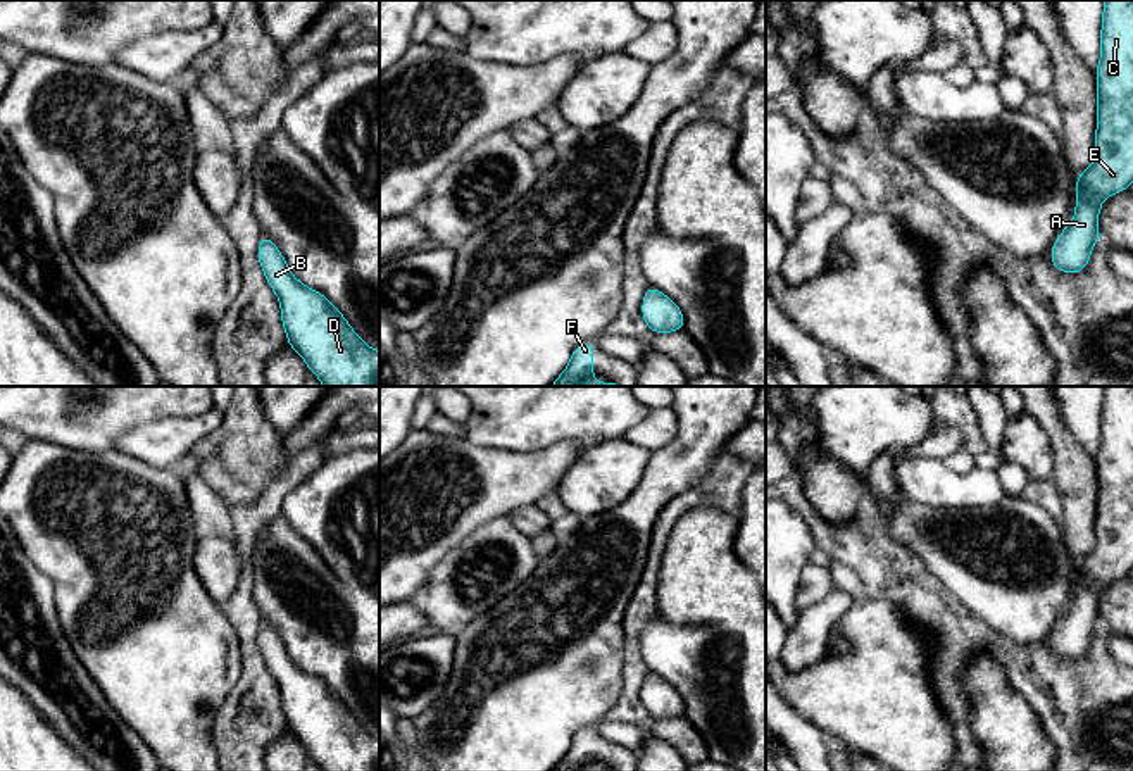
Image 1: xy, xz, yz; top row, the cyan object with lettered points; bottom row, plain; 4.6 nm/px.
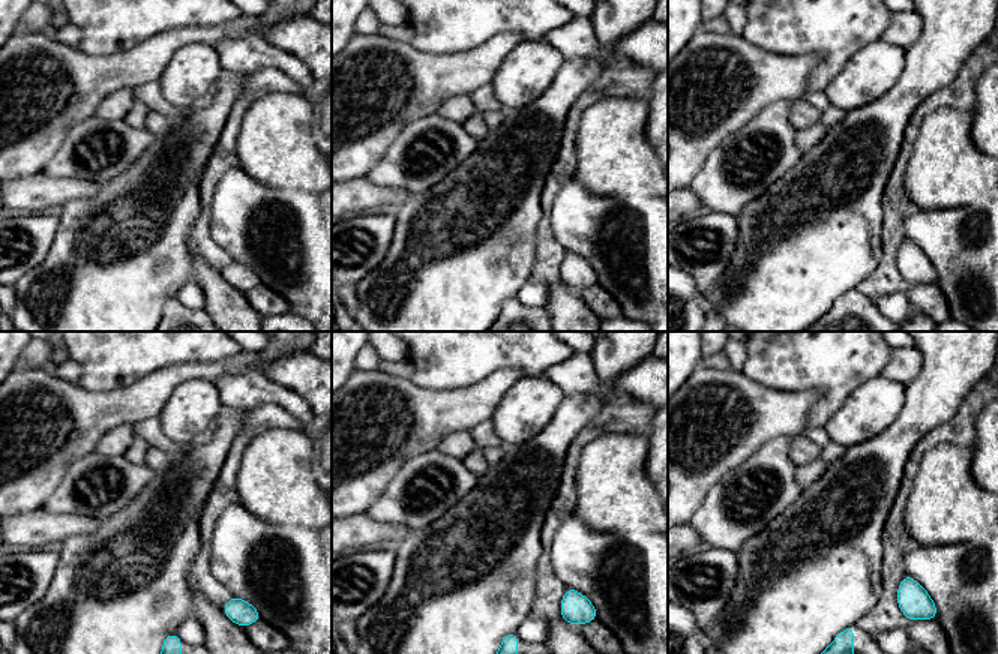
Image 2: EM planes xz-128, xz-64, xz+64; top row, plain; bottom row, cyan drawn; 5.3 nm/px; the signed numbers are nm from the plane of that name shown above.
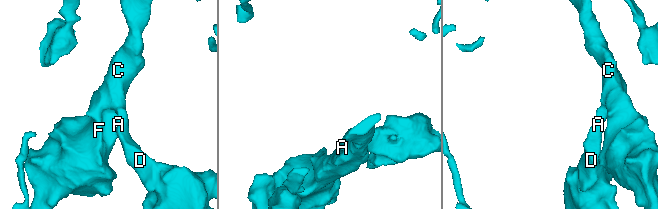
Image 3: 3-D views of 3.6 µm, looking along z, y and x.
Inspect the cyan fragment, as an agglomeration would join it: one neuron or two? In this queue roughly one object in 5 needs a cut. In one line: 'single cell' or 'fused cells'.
single cell

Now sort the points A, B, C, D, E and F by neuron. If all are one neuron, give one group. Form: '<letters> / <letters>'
A B C D E F

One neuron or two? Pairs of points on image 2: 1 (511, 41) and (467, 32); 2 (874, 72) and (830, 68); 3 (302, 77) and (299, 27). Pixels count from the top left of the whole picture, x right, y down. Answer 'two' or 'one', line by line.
1: two
2: two
3: two

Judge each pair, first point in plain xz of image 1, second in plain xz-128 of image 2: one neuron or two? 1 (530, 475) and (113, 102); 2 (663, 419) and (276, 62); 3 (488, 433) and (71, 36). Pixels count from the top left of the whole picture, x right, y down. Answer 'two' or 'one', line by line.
1: two
2: one
3: two

